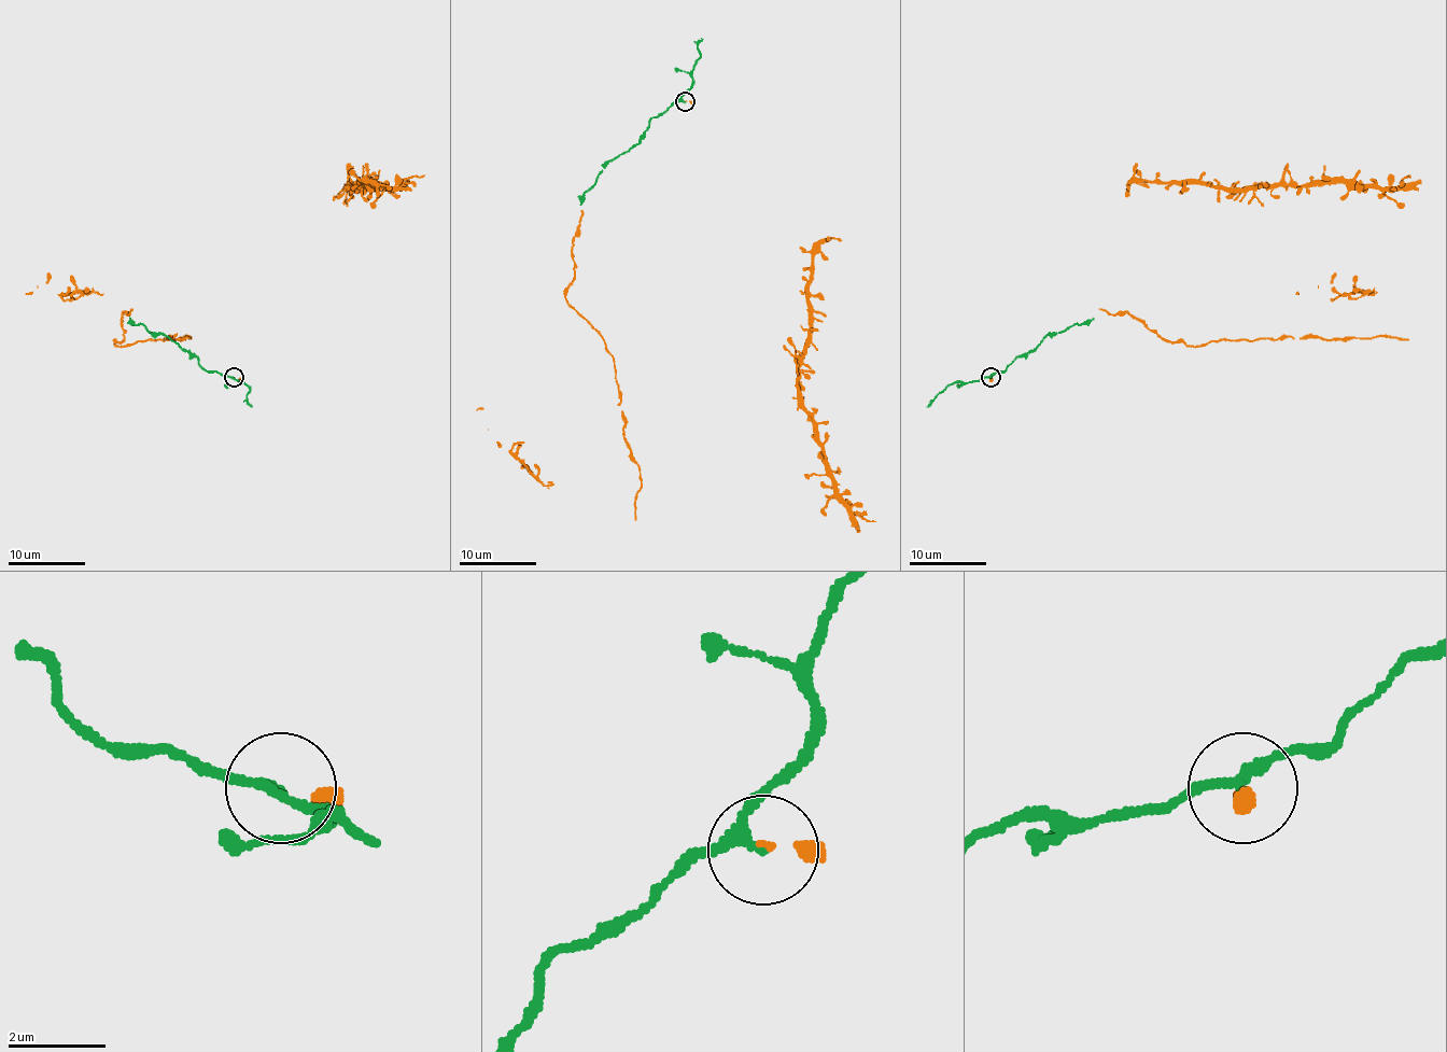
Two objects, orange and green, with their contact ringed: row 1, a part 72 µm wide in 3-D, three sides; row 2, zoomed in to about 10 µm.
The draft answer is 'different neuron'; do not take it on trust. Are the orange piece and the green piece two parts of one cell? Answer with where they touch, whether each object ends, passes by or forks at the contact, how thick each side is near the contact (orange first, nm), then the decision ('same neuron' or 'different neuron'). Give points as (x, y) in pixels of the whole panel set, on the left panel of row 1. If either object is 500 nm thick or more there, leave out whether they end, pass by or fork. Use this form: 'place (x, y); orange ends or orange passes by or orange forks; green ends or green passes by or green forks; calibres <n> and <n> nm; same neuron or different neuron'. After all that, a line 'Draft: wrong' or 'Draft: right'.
place (234, 377); orange ends; green passes by; calibres 150 and 170 nm; same neuron
Draft: wrong

